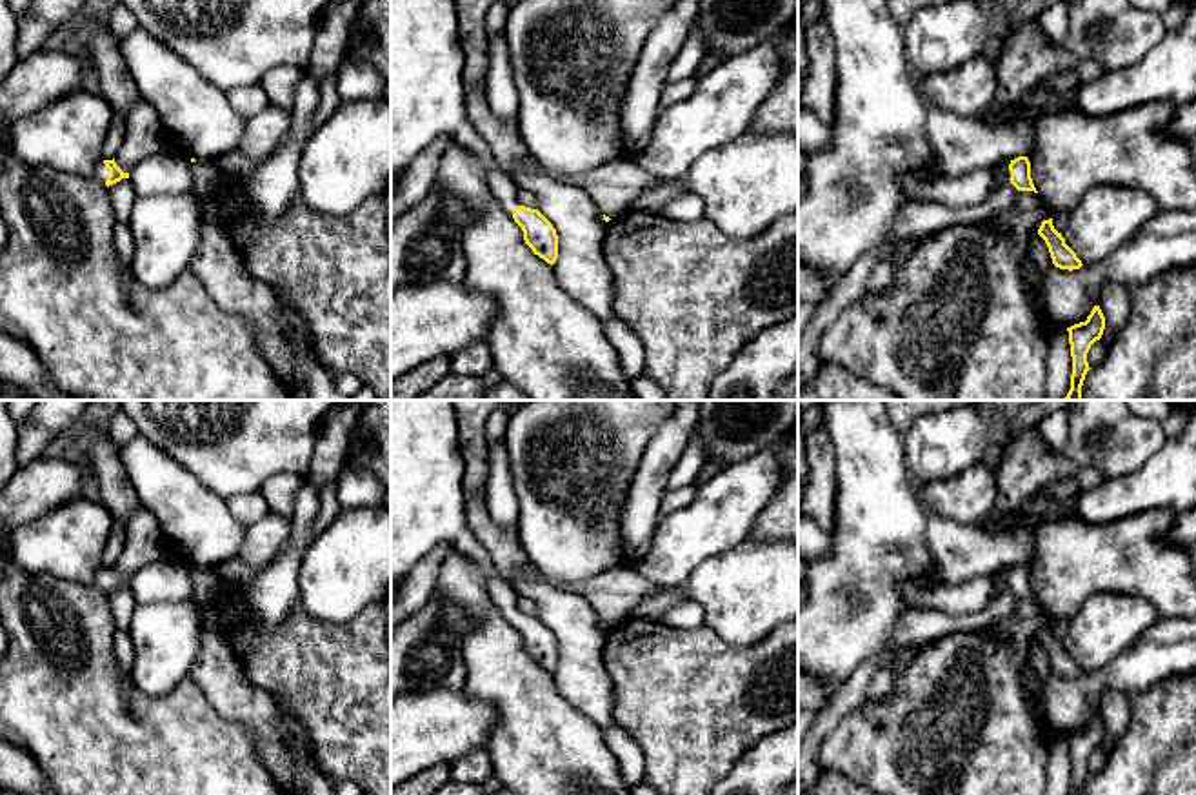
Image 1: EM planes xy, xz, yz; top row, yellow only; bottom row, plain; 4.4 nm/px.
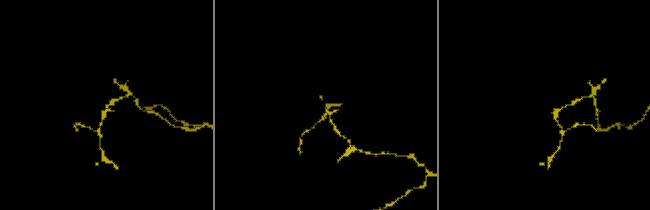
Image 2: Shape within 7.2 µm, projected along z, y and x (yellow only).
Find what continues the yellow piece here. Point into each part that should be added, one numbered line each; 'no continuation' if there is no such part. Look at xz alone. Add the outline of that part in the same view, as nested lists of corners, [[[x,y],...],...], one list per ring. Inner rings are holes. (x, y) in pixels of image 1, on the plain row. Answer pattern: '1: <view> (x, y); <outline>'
1: xz (428, 503); [[[391,400],[391,584],[402,584],[416,562],[444,542],[453,542],[462,553],[474,559],[485,575],[493,602],[502,617],[513,624],[518,609],[518,593],[503,580],[487,549],[474,538],[465,520],[465,491],[462,478],[465,460],[458,446],[458,420],[453,400]]]

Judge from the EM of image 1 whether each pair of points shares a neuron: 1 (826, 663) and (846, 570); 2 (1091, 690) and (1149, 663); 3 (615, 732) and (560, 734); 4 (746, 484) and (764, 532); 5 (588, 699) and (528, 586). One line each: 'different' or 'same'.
1: same
2: same
3: different
4: different
5: same

